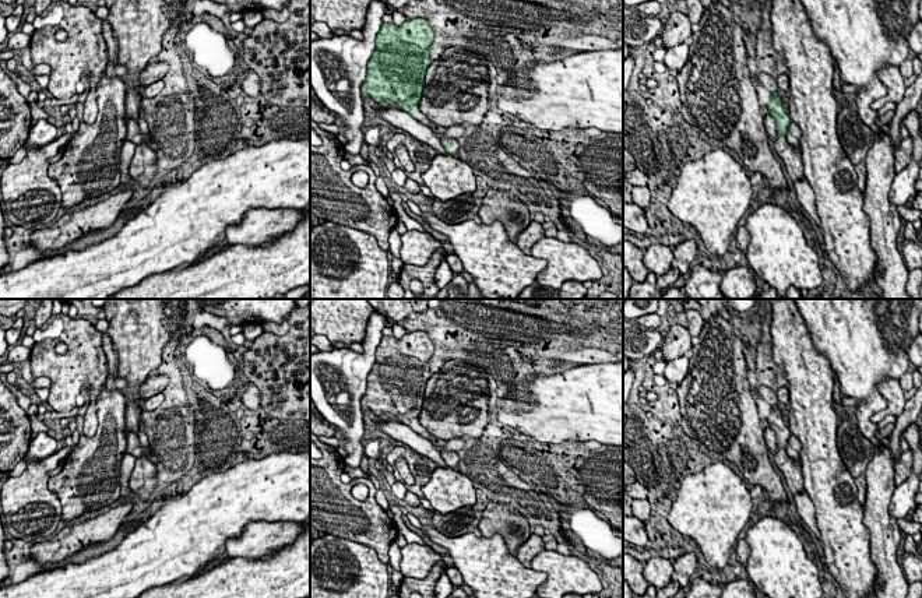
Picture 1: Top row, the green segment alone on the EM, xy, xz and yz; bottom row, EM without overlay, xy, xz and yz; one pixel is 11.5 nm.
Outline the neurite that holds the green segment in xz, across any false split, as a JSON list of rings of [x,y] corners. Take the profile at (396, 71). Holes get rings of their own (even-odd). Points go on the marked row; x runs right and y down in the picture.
[[[411,18],[400,27],[383,22],[362,94],[380,103],[393,101],[416,119],[425,74],[432,63],[429,46],[433,39],[434,32],[425,18]]]

